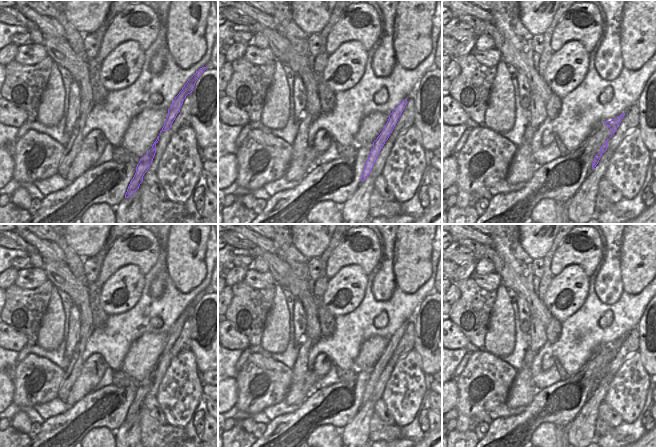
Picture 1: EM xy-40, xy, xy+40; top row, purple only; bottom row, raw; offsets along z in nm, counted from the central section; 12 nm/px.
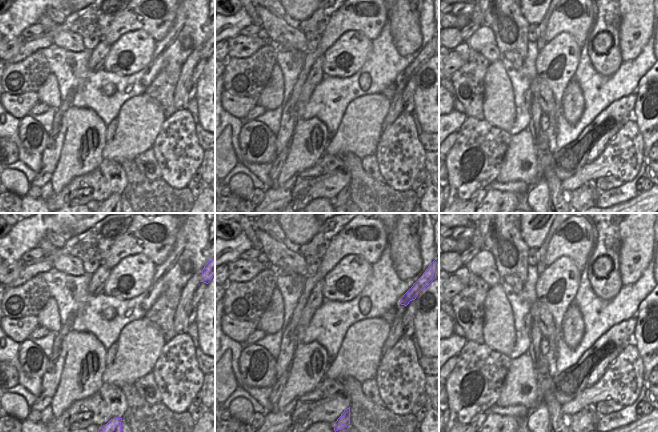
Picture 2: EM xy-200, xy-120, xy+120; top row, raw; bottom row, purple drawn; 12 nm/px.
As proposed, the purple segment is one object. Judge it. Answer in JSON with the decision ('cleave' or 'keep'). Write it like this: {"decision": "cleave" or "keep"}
{"decision": "keep"}

